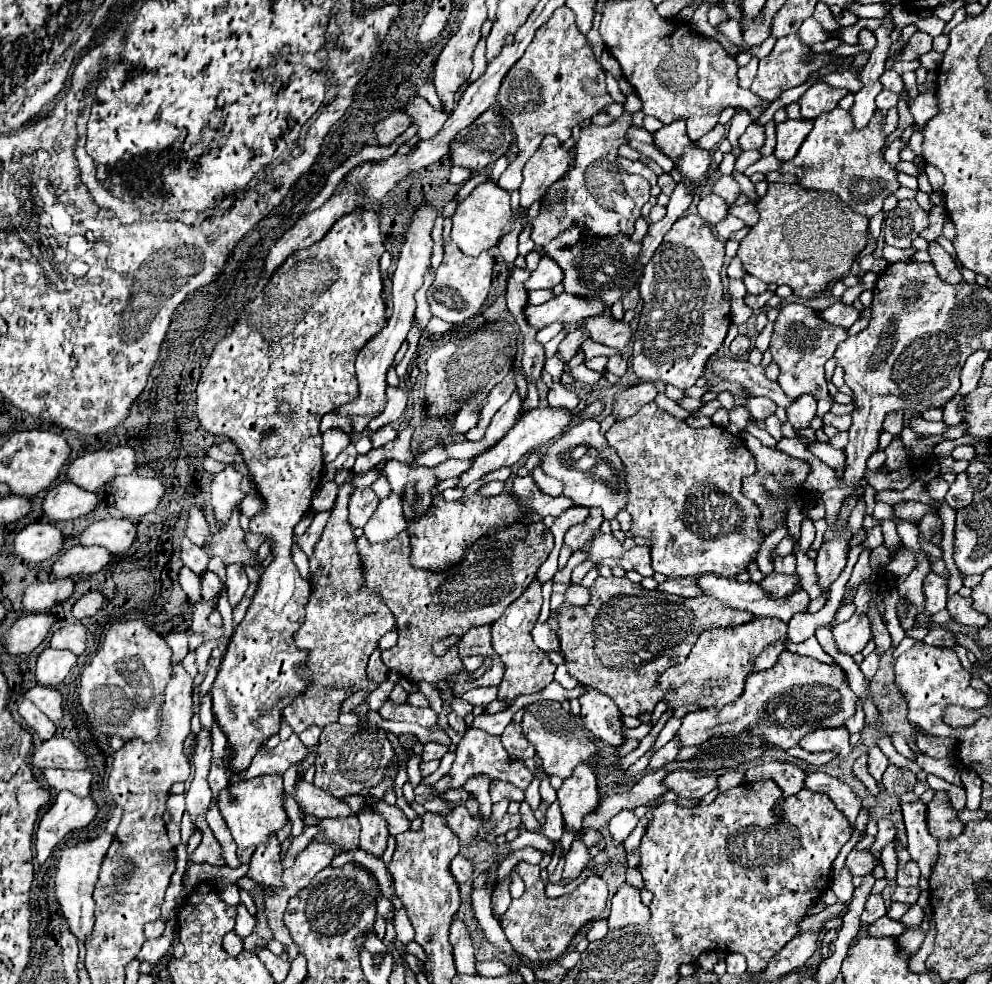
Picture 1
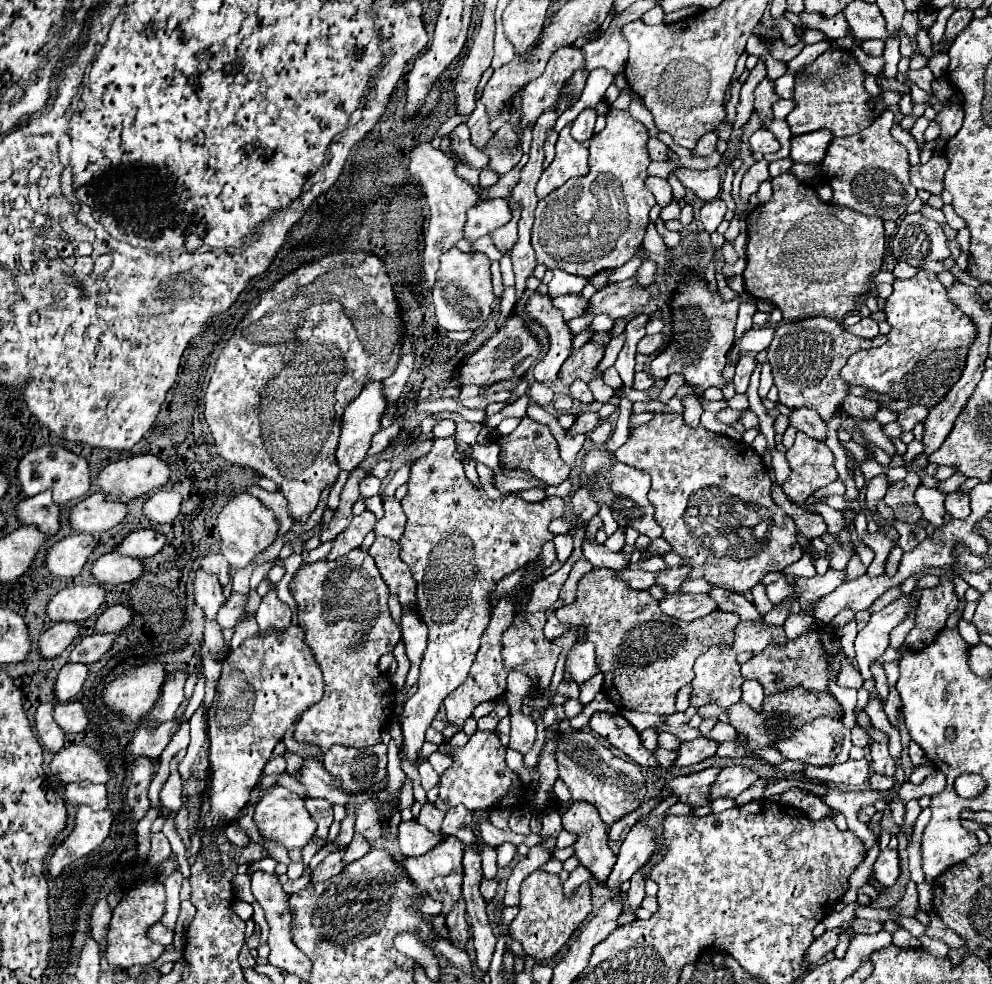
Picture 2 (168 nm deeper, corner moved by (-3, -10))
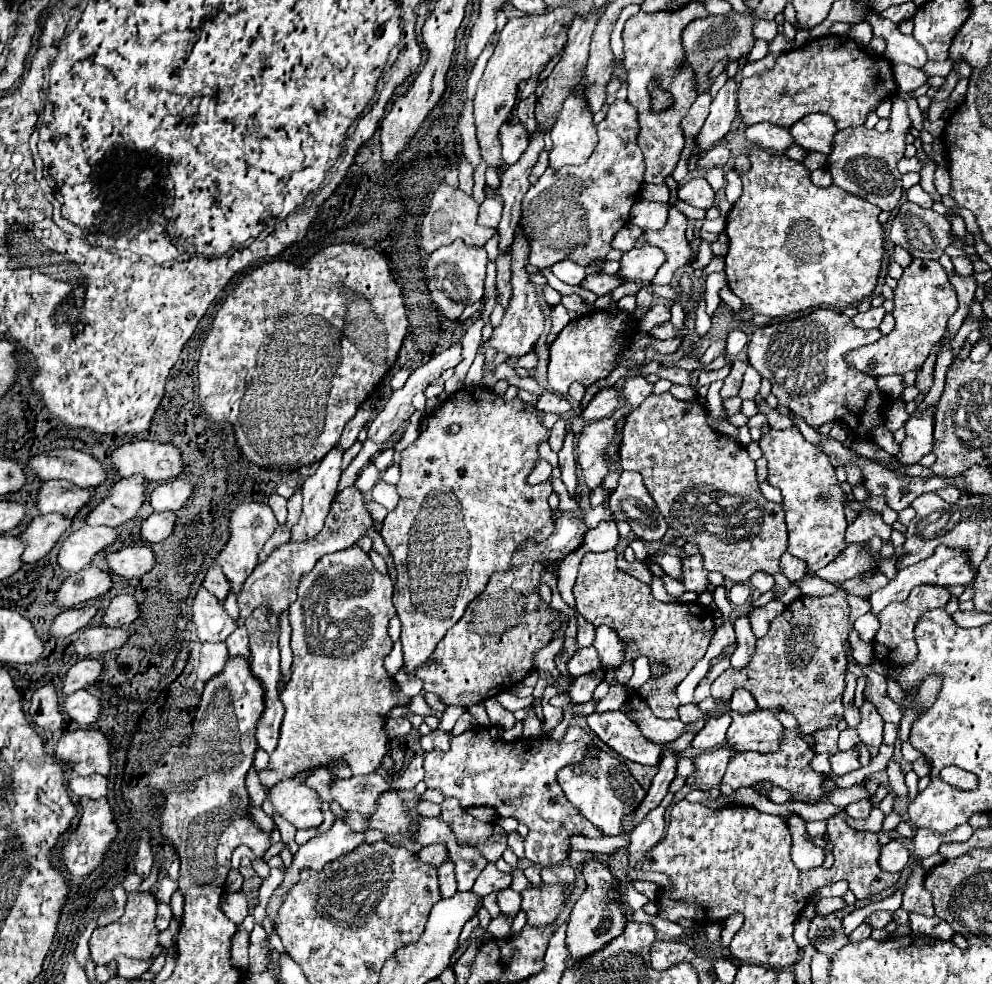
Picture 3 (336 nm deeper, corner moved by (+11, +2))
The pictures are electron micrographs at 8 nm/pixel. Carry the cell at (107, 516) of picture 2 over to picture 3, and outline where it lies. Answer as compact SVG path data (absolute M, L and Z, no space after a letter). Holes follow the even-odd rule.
M140 474L132 478L122 478L112 486L108 498L104 498L104 502L88 514L86 524L120 526L130 522L138 514L142 502L146 500L146 488L148 480Z

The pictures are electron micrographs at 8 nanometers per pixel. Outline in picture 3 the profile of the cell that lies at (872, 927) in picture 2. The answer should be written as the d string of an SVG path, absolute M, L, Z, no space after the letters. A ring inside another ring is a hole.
M876 912L868 918L868 922L872 924L872 928L884 928L886 924L890 924L894 918L892 918L892 912Z

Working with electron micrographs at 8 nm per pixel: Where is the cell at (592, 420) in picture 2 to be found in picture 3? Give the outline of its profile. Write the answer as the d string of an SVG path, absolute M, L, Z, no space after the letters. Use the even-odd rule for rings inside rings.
M604 388L602 392L598 392L590 406L580 414L584 420L588 422L594 422L594 420L602 420L602 418L608 418L614 414L614 410L618 408L620 404L620 394L618 394L618 388Z

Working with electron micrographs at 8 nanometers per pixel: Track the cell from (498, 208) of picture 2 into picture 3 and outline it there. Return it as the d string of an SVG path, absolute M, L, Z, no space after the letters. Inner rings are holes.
M486 198L484 204L480 206L480 216L478 216L478 224L488 226L488 228L498 228L502 216L502 202Z

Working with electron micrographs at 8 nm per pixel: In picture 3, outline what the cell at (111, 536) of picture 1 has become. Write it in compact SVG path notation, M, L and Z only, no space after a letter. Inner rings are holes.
M154 512L144 524L142 524L142 538L148 542L162 542L174 532L176 526L176 514L174 512Z

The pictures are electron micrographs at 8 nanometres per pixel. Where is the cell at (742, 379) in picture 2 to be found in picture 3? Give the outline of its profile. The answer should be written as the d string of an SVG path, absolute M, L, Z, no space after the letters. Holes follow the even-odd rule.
M736 360L732 362L732 370L728 374L728 378L724 380L724 386L720 390L720 396L726 400L726 398L732 398L732 396L738 396L738 390L742 386L742 378L744 378L744 372L746 372L746 366L748 362L742 362L742 360Z

